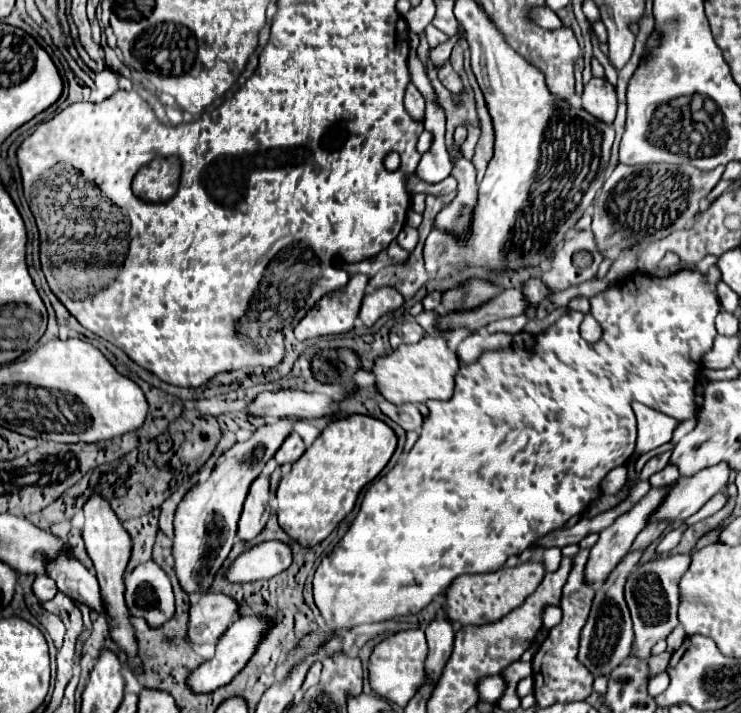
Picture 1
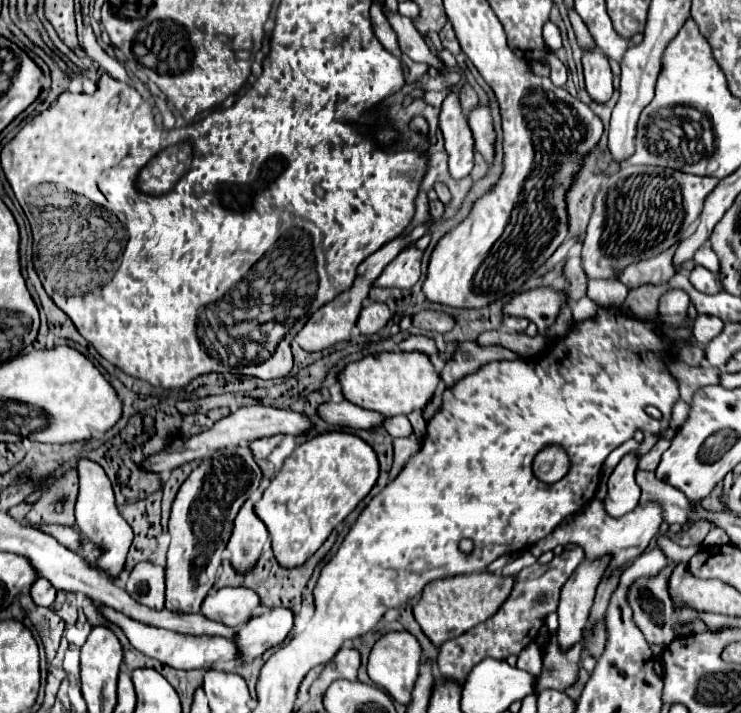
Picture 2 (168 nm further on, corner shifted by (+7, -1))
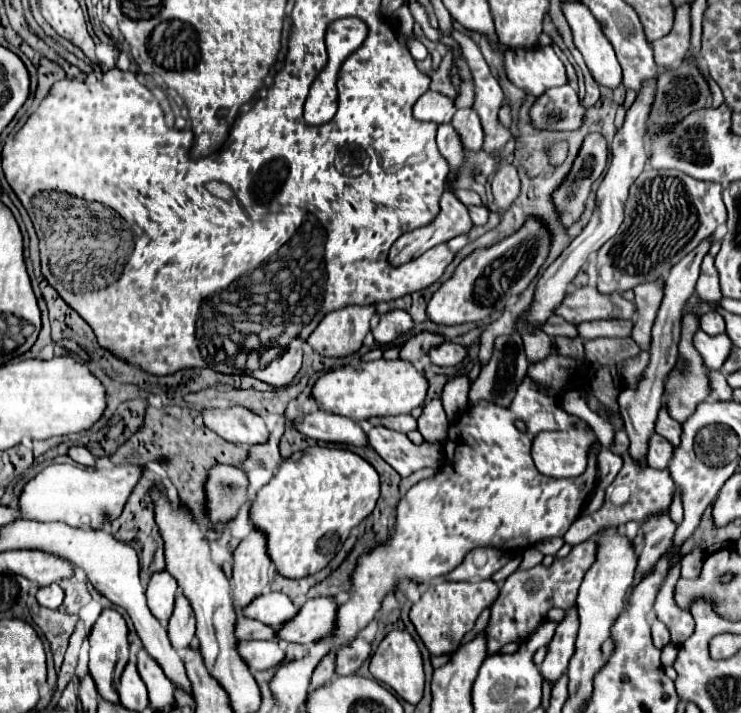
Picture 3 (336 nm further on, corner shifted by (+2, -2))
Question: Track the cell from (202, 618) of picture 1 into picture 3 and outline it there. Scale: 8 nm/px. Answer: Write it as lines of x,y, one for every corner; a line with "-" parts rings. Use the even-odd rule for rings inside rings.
265,592
263,596
255,598
255,602
251,602
251,606
247,606
247,610
239,610
239,614
243,614
245,618
253,618
259,620
263,624
269,626
285,626
291,618
297,616
299,606
291,602
289,596
281,594
281,592

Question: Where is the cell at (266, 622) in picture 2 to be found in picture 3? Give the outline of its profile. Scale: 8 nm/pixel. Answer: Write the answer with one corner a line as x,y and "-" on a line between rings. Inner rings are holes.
331,596
307,600
299,614
279,630
279,640
313,644
331,636
337,626
337,602

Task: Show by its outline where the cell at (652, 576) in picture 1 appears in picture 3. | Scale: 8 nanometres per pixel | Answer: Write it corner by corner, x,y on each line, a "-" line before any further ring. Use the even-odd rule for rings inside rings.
659,620
653,622
653,626
651,626
651,638
653,638
655,648
659,648
659,650
669,644
669,630
665,628
663,622
659,622

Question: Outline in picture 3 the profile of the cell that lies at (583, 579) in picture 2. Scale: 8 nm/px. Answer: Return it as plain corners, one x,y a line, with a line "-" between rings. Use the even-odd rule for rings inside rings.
575,608
567,610
563,622
559,622
555,638
549,644
549,652
541,664
543,680
555,684
567,670
571,654
575,654
575,634
579,630
579,618
575,618

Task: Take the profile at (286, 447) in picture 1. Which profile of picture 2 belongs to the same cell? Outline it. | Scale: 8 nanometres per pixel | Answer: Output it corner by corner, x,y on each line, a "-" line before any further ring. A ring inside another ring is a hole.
274,435
274,437
262,437
262,439
252,441
250,447
254,449
254,457
256,457
256,461
268,459
268,455
280,445
282,439
284,439
284,435

